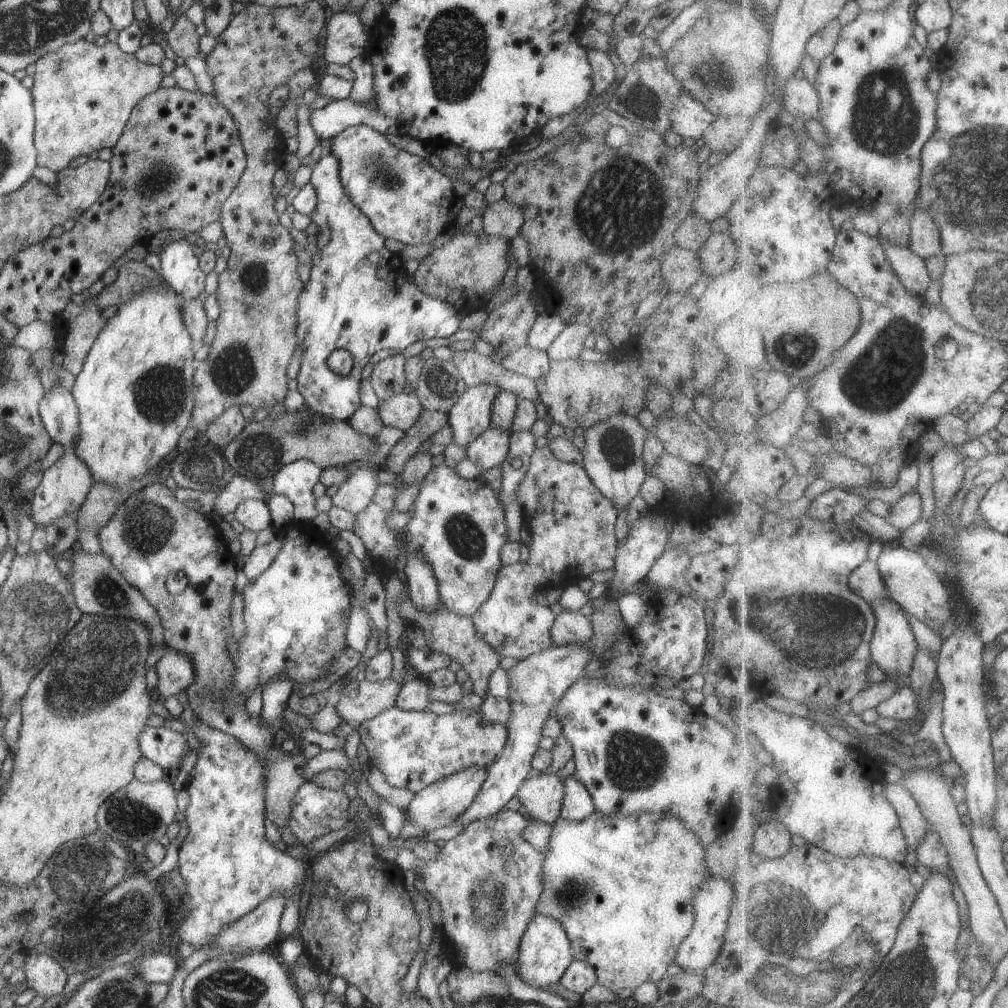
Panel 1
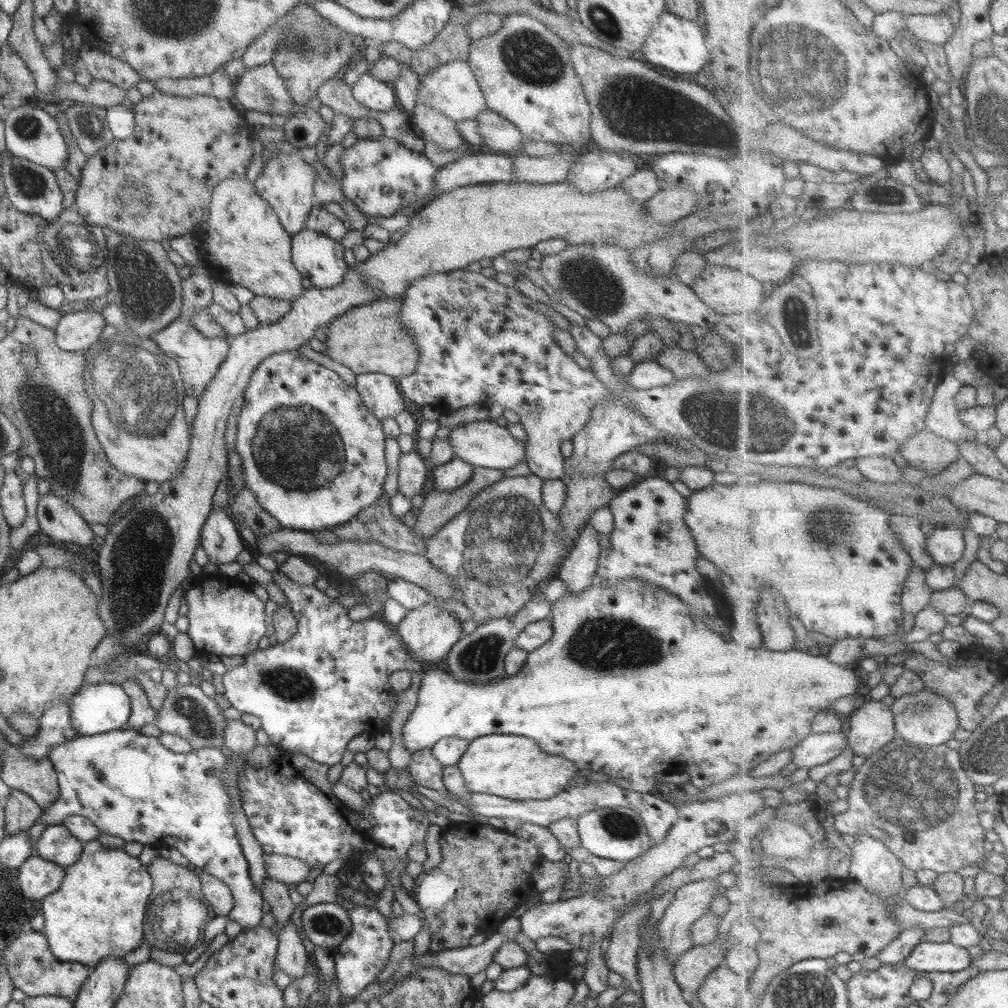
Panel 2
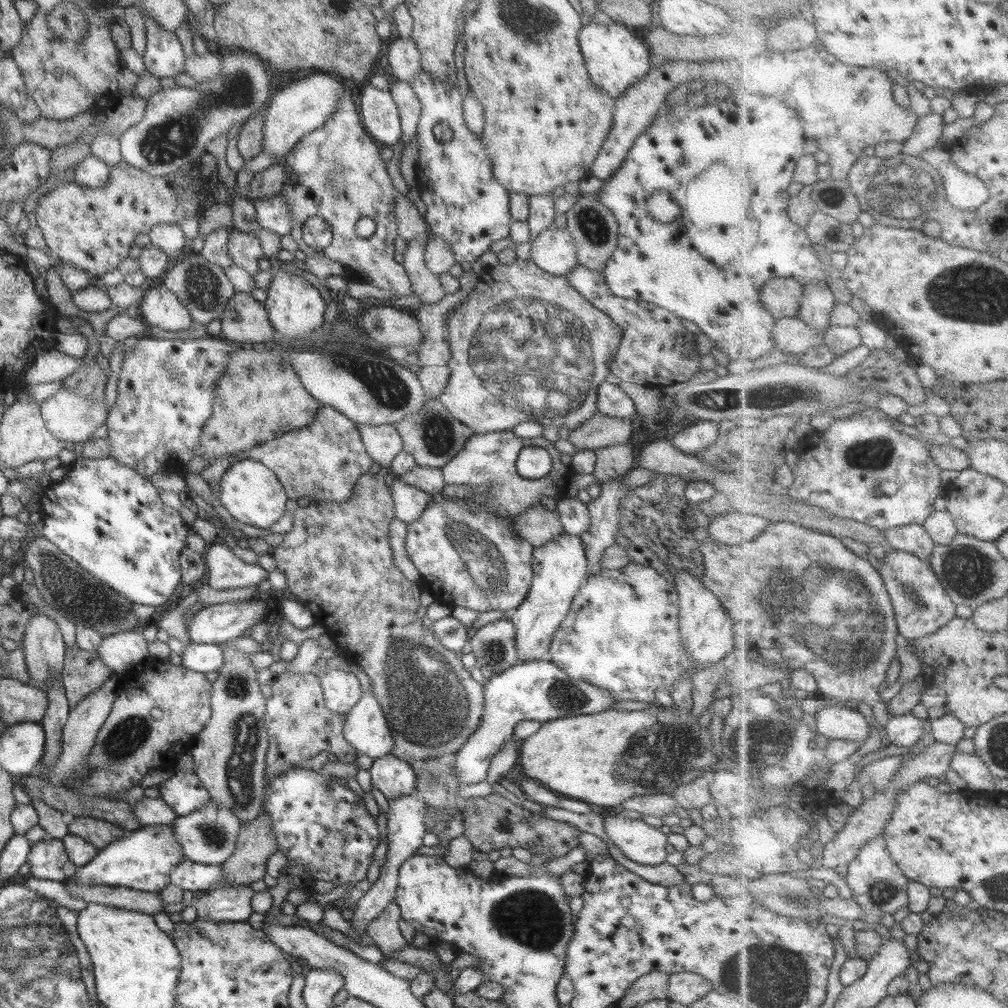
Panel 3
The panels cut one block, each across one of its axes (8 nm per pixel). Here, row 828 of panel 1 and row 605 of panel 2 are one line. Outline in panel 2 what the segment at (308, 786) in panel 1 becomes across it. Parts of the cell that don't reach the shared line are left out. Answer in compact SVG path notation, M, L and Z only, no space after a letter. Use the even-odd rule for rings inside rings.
M279 569L272 572L272 576L275 584L282 590L284 595L287 597L287 601L290 604L290 609L296 617L297 628L296 634L292 636L288 641L284 643L272 642L269 648L266 650L258 650L246 655L241 659L240 664L237 668L227 670L222 675L222 684L224 685L224 695L228 699L231 706L240 713L246 713L256 716L262 721L262 729L269 736L272 744L275 744L284 752L289 753L302 753L303 755L309 756L316 762L331 767L333 764L338 764L342 760L342 755L346 750L346 746L352 738L359 734L368 734L370 736L379 735L381 733L389 731L390 721L395 714L396 700L398 691L395 691L388 682L388 676L397 670L407 670L409 672L420 672L424 670L424 664L420 661L415 661L401 646L397 636L393 634L393 631L387 628L386 624L379 619L379 617L372 618L370 620L360 620L360 622L352 621L348 618L348 610L342 607L340 604L335 603L332 598L326 596L324 592L320 591L314 585L300 585L299 583L293 582L292 579L284 575Z

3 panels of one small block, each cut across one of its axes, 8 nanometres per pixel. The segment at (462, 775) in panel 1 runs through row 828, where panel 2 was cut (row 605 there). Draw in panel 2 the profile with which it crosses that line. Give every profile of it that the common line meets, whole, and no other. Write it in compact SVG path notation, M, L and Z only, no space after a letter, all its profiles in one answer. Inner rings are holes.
M438 602L426 603L414 610L410 610L400 622L399 632L407 653L424 666L443 664L448 652L466 636L463 633L462 623L455 615L438 605Z

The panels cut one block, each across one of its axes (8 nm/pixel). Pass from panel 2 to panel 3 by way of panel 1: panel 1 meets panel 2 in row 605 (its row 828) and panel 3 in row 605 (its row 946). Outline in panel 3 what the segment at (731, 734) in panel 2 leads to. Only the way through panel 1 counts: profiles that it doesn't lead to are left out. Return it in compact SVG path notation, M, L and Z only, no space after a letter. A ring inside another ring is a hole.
M628 563L626 566L616 570L602 569L596 575L587 576L584 584L578 589L576 597L572 599L572 607L570 607L570 613L562 621L562 625L558 628L558 631L554 633L552 643L550 643L550 649L548 649L547 659L556 664L558 668L566 671L568 676L575 679L585 680L587 683L599 686L600 688L609 690L612 693L615 702L622 700L638 700L638 702L653 702L658 704L654 692L658 688L666 688L668 691L671 686L682 677L690 677L698 671L696 661L690 658L686 647L684 647L684 638L680 635L680 606L679 595L676 591L676 586L665 580L657 570L644 566L642 564Z

